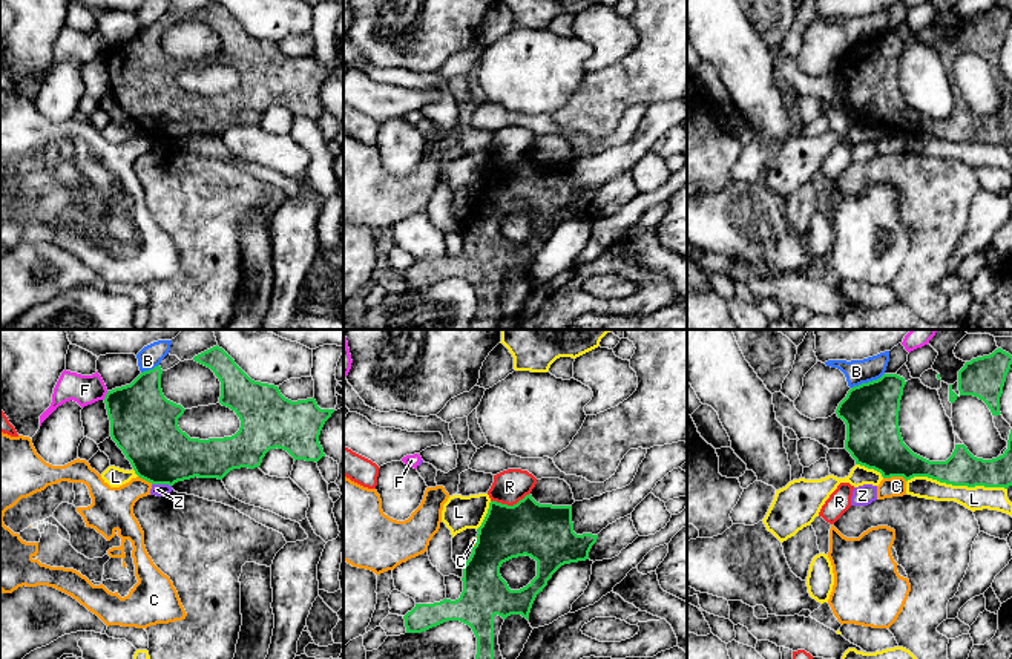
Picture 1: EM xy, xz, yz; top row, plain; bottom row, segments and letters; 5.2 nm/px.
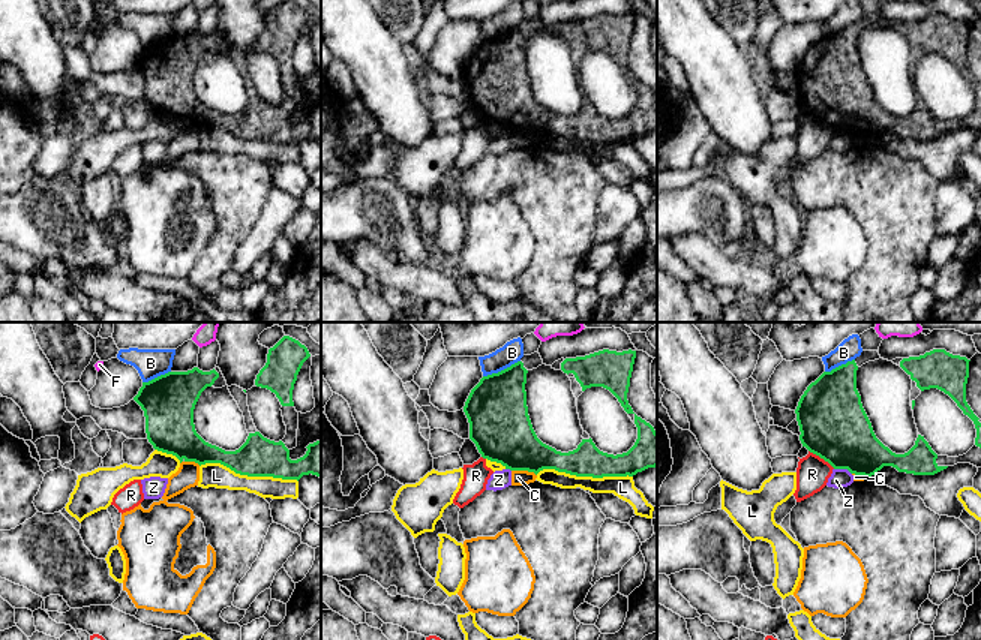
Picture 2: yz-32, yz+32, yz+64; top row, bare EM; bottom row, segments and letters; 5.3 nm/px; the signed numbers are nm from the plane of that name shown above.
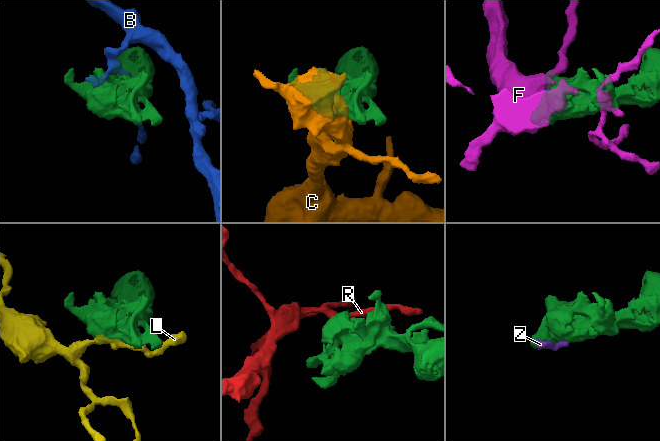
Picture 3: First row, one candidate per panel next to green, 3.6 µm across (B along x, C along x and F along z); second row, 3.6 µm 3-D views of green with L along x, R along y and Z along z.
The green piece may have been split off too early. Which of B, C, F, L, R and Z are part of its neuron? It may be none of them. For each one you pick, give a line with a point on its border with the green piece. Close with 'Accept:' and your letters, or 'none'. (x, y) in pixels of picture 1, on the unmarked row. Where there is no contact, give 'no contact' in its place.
Accept: none

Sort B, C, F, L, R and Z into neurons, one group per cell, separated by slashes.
B / C / F Z / L / R

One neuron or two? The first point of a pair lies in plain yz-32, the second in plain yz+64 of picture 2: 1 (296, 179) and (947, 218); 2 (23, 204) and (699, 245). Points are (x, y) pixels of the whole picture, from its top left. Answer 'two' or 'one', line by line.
1: two
2: two

